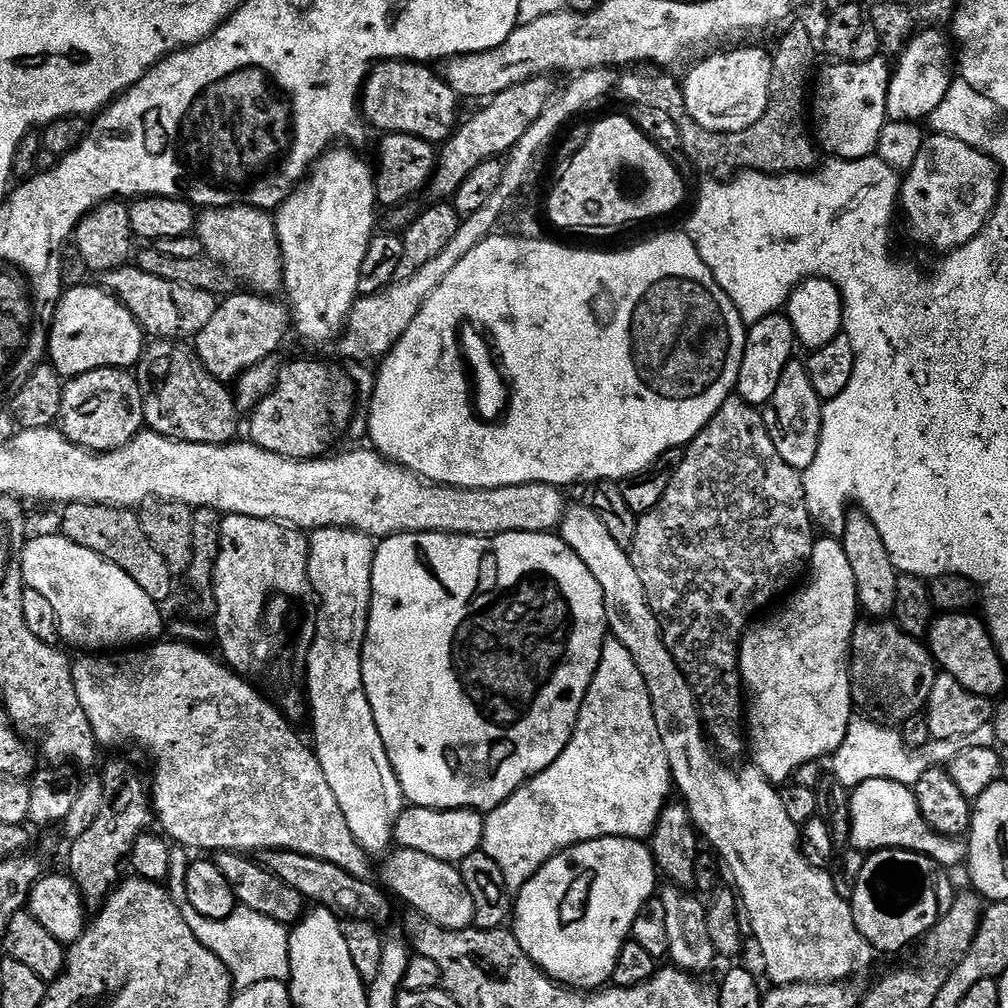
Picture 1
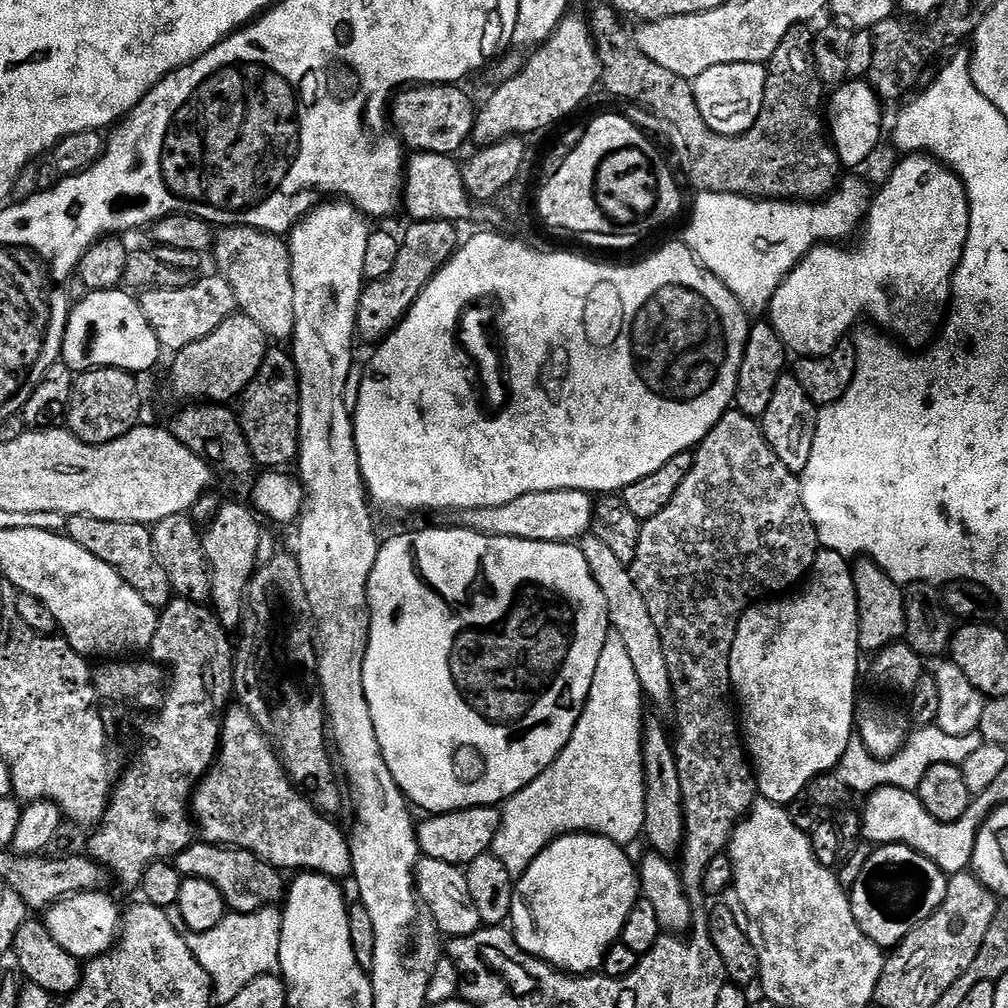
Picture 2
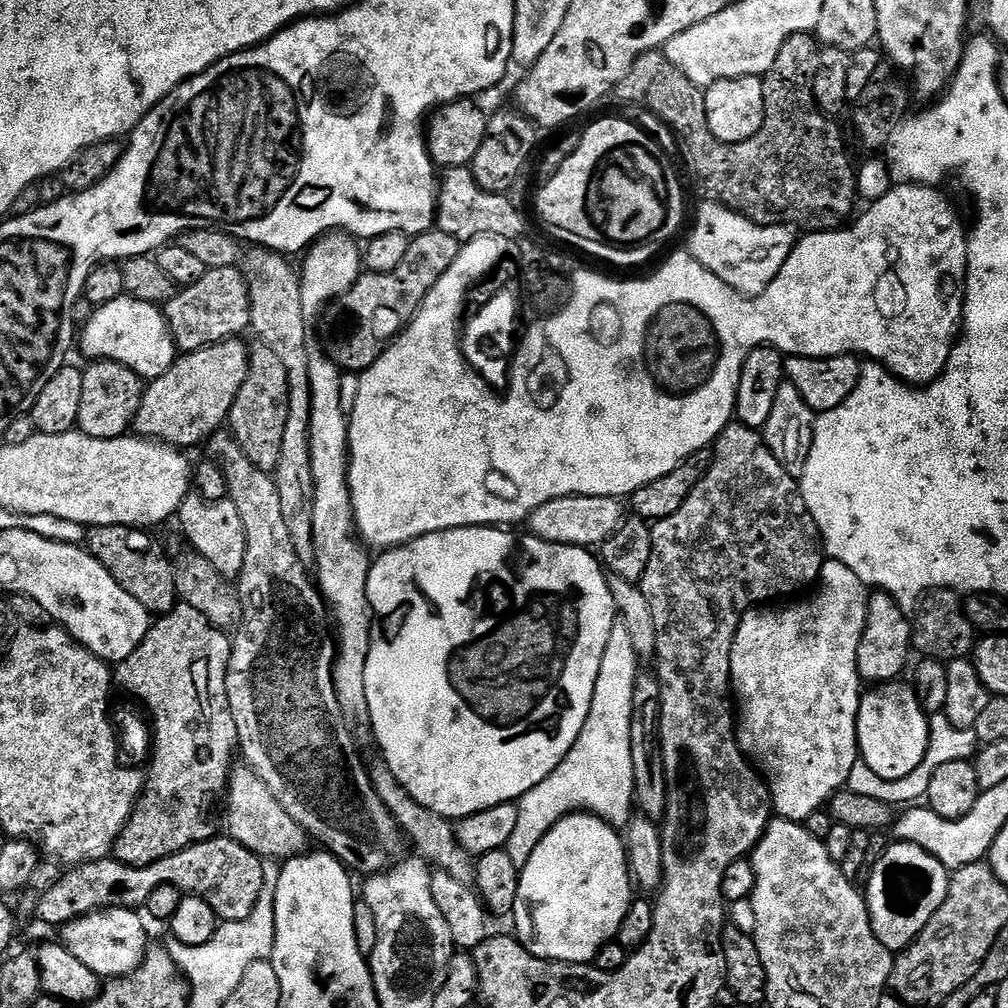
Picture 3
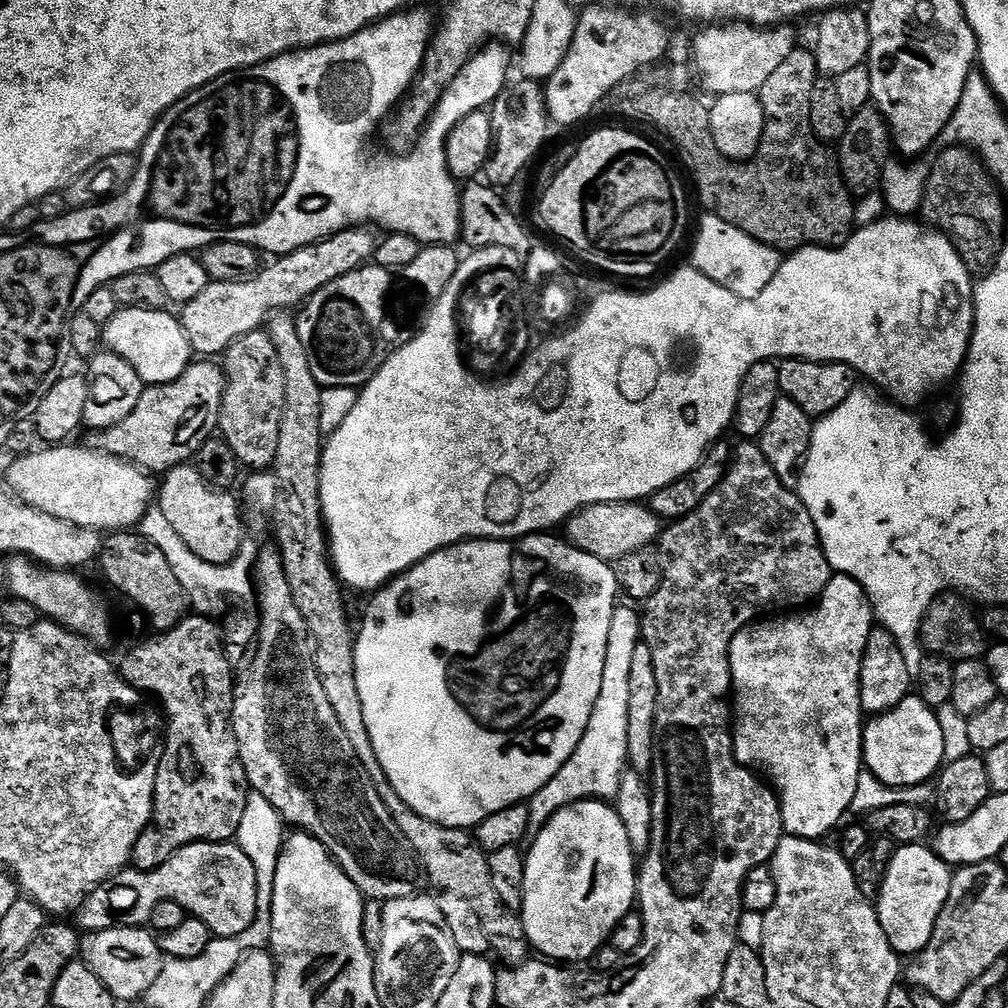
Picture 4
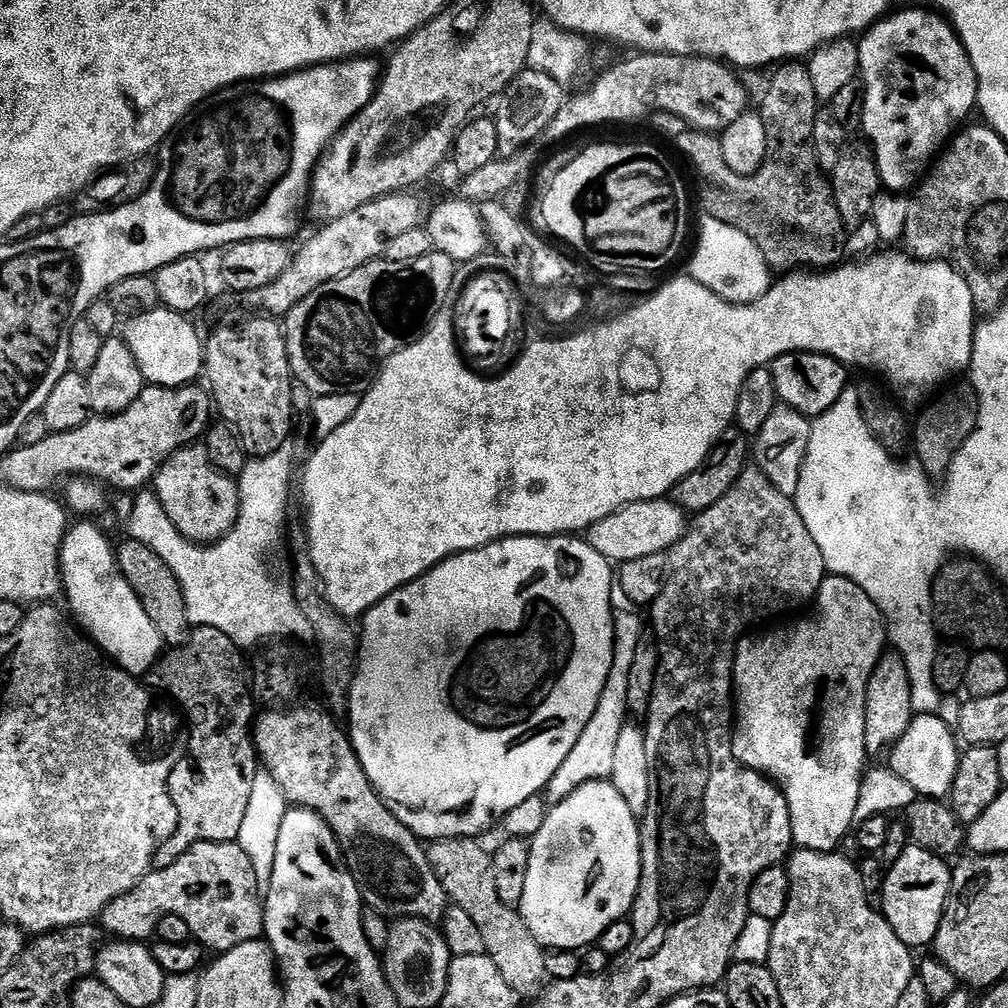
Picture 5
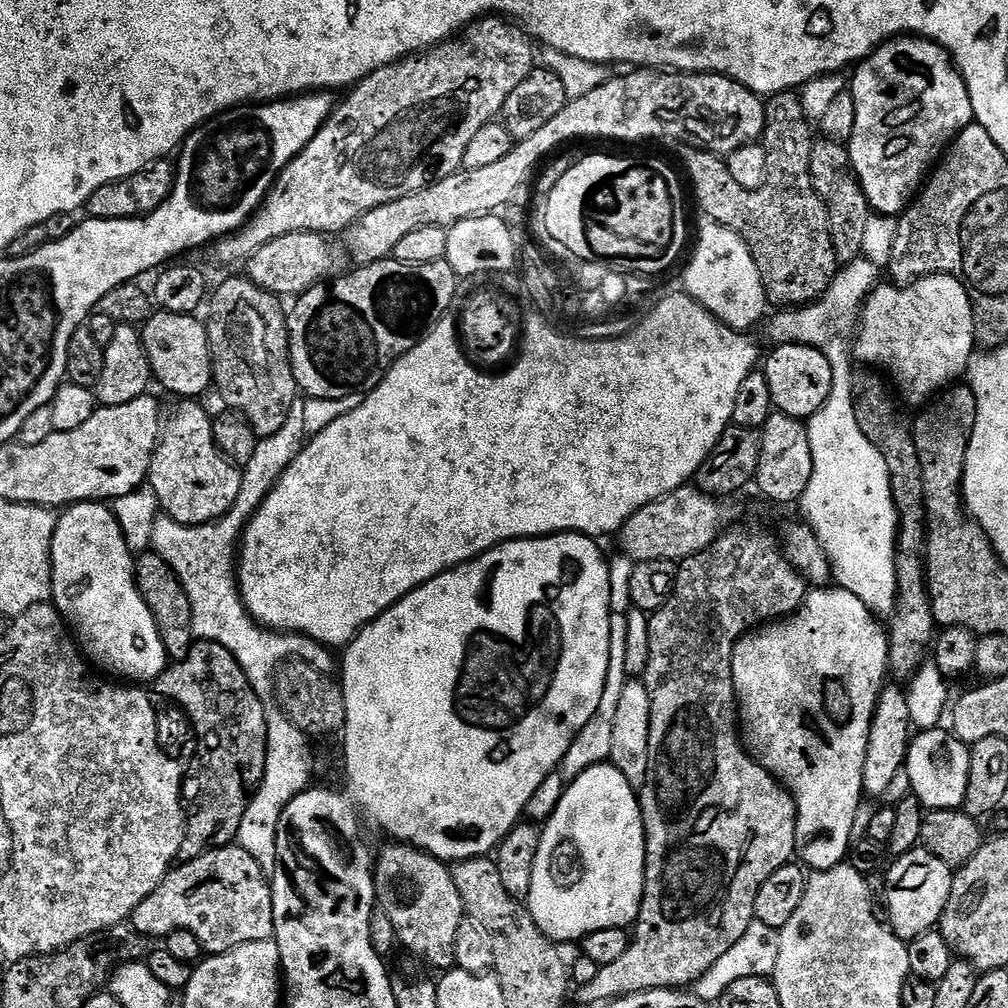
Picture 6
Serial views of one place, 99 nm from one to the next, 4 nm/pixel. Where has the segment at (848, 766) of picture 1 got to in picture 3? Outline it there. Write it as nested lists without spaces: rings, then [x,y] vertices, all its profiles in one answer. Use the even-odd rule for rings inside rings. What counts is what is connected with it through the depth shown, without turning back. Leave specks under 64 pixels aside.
[[[942,714],[933,715],[930,721],[929,748],[926,750],[921,765],[912,774],[900,781],[886,781],[886,779],[880,778],[878,774],[874,774],[868,765],[858,762],[854,766],[854,770],[850,770],[850,778],[846,785],[847,791],[862,794],[865,798],[878,798],[878,802],[886,802],[893,806],[901,806],[900,804],[912,806],[927,797],[930,790],[930,778],[934,778],[934,774],[944,763],[972,760],[975,757],[978,751],[975,728],[954,726],[954,722],[950,722],[950,718],[946,718]]]

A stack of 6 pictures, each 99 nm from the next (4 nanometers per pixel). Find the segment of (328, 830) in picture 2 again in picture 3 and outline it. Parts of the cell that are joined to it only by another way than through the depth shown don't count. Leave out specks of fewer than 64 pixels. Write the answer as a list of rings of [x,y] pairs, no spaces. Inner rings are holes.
[[[247,766],[233,767],[228,778],[228,791],[226,793],[226,832],[233,840],[246,846],[251,852],[261,858],[272,862],[283,862],[293,856],[302,856],[309,851],[310,837],[286,810],[270,794],[268,787]]]

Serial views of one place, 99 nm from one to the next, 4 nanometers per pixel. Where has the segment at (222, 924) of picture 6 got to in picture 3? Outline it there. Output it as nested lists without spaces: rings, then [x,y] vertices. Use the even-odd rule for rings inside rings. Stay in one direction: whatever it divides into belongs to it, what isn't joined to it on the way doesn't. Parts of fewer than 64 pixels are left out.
[[[231,838],[195,844],[145,868],[131,868],[115,858],[95,860],[65,871],[58,883],[40,894],[35,919],[44,924],[63,926],[91,912],[103,912],[105,908],[140,910],[145,907],[150,894],[163,884],[176,887],[180,893],[202,898],[221,921],[250,918],[254,906],[260,903],[264,866],[261,857]]]

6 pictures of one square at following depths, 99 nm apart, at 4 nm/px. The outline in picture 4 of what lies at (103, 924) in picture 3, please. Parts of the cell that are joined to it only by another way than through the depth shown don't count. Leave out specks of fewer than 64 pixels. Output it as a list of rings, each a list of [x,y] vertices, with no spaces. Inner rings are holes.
[[[144,926],[89,932],[80,941],[80,956],[120,1002],[147,997],[158,982],[158,974],[165,962],[159,939]]]

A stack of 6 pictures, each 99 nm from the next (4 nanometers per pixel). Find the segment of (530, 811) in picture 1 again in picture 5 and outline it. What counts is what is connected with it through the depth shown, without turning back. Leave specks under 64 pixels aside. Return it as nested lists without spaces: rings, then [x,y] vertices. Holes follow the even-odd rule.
[[[628,610],[632,612],[615,613],[616,622],[616,645],[614,646],[614,654],[612,655],[612,669],[606,678],[606,686],[602,690],[602,698],[598,698],[598,706],[594,710],[594,714],[590,718],[590,722],[586,722],[586,730],[582,730],[582,738],[578,738],[578,742],[574,742],[574,750],[570,750],[570,754],[566,754],[566,762],[562,762],[562,766],[558,766],[558,770],[554,774],[554,778],[550,778],[546,789],[546,800],[549,805],[555,806],[569,799],[574,794],[574,790],[578,790],[578,786],[582,786],[591,780],[606,780],[612,775],[612,765],[614,763],[615,743],[618,742],[618,734],[624,728],[626,719],[629,717],[630,709],[628,706],[628,686],[630,665],[634,660],[636,647],[641,644],[642,637],[646,632],[646,624],[640,621],[639,611]]]

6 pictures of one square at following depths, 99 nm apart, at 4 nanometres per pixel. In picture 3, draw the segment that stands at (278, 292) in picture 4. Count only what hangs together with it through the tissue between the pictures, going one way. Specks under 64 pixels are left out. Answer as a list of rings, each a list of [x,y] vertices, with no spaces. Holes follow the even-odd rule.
[[[239,267],[214,270],[209,268],[198,282],[189,288],[180,288],[170,302],[163,305],[164,317],[168,319],[168,329],[174,338],[177,349],[181,353],[202,350],[206,346],[214,346],[223,340],[243,337],[250,328],[250,298],[248,297],[248,284],[244,281],[244,273]]]

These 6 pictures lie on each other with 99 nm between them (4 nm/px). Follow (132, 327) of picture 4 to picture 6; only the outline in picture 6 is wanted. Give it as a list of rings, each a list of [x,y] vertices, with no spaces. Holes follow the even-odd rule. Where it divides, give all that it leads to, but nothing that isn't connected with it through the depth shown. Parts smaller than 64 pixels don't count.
[[[157,311],[142,325],[142,339],[153,377],[176,398],[200,398],[213,383],[212,355],[208,345],[208,329],[196,321],[195,315],[183,316],[173,312]]]

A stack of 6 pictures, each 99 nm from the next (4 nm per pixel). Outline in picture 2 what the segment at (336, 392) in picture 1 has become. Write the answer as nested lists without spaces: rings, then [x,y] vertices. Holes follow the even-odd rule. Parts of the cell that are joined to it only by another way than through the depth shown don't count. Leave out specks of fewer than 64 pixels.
[[[273,347],[265,354],[258,374],[248,383],[248,388],[239,401],[240,408],[238,407],[240,425],[252,451],[252,459],[259,467],[261,464],[261,469],[264,470],[283,469],[283,464],[288,464],[291,460],[293,463],[300,451],[300,376],[296,372],[296,364],[291,355],[280,348],[283,347]]]

